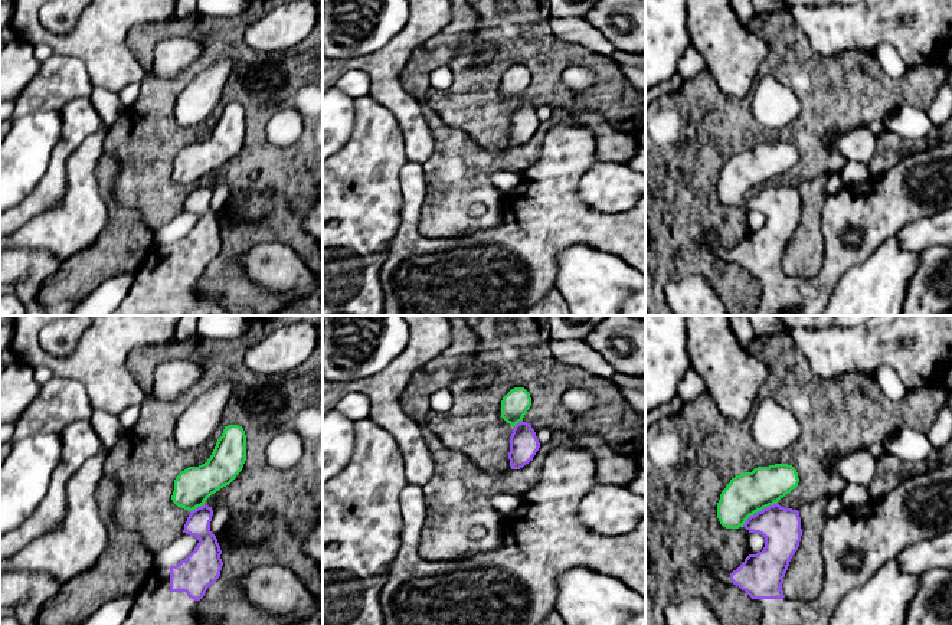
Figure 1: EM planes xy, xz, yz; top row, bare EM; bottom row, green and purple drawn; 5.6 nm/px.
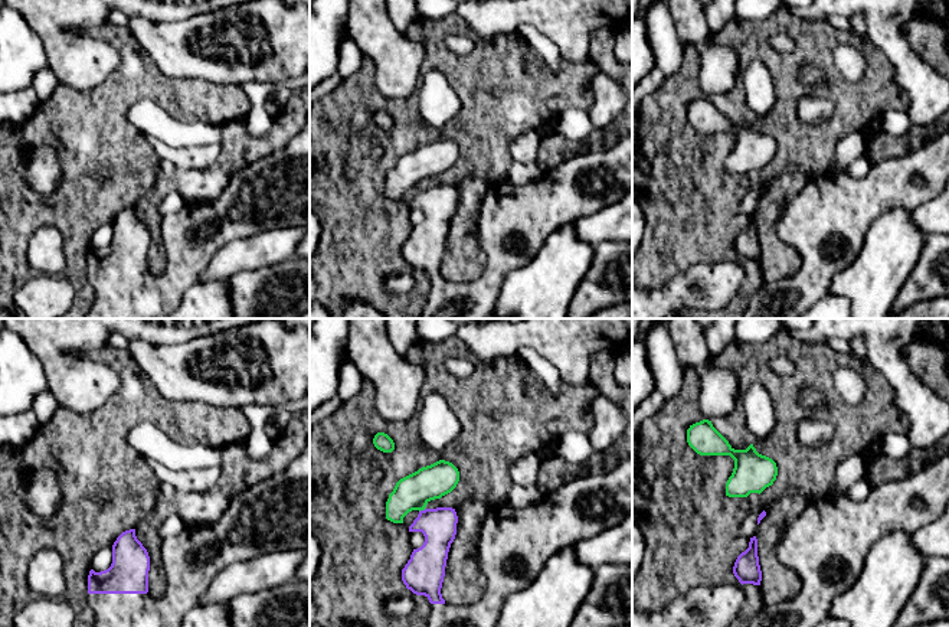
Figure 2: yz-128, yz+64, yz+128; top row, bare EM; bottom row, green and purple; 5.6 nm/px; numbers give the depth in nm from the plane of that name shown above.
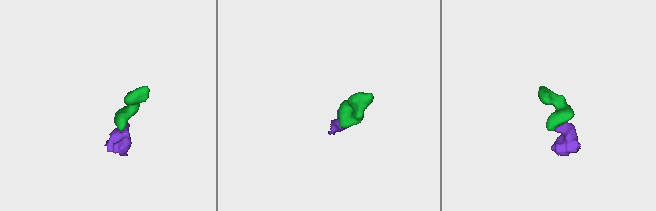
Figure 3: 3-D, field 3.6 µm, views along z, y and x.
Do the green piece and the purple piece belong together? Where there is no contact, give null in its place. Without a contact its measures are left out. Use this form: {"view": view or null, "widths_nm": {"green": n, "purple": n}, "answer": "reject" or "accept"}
{"view": "yz", "widths_nm": {"green": 220, "purple": 220}, "answer": "accept"}

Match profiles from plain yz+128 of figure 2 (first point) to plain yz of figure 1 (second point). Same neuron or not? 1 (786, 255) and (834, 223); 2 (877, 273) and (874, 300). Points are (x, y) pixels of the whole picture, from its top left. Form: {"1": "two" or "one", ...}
{"1": "two", "2": "one"}

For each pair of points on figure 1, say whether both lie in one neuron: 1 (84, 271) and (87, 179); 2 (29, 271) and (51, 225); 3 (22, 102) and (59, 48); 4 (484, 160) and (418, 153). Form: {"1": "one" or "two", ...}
{"1": "two", "2": "two", "3": "two", "4": "two"}

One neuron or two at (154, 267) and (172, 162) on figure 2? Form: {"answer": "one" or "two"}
{"answer": "two"}

